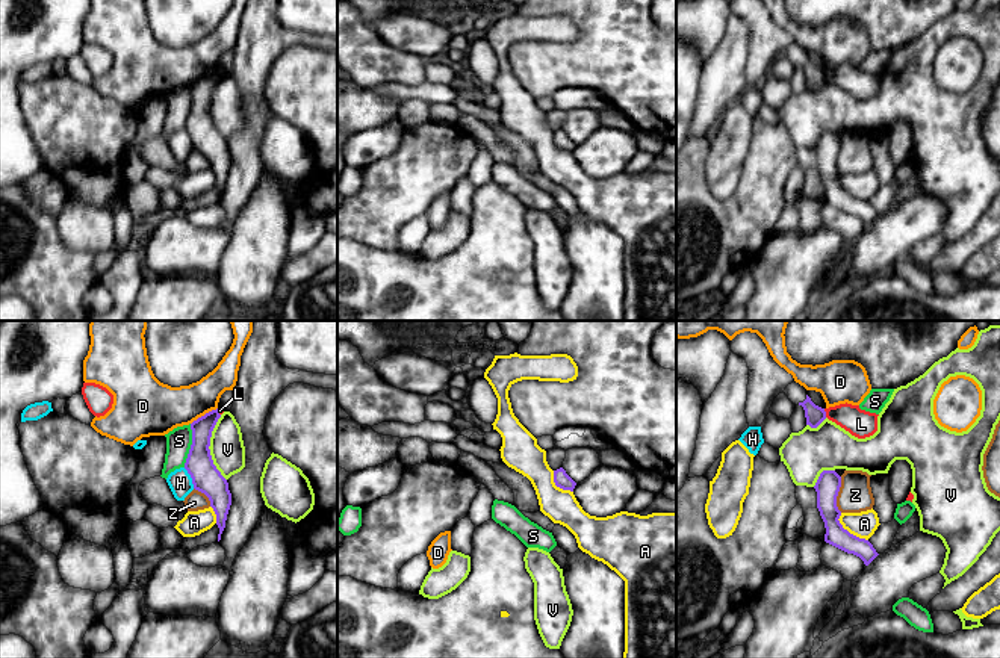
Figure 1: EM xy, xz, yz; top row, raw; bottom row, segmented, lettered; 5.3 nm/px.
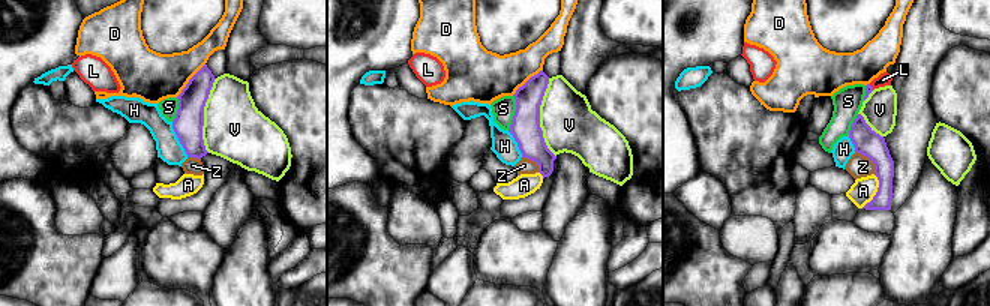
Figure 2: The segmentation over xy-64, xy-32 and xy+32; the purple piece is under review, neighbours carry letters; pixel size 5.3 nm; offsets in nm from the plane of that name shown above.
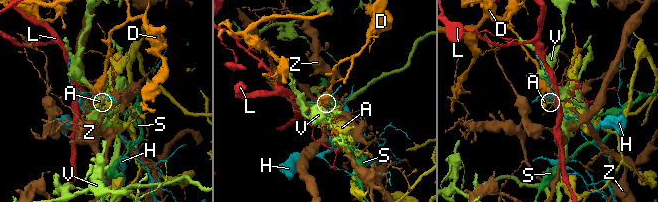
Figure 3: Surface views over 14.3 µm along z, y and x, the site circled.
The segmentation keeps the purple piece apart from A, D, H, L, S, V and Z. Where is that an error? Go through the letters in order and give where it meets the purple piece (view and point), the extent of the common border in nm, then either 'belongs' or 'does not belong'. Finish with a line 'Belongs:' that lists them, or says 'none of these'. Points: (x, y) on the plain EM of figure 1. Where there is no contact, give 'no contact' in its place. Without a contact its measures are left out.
A: contact yz (847, 192); length 220 nm; does not belong
D: contact xy (204, 76); length 170 nm; does not belong
H: contact xy (191, 138); length 130 nm; does not belong
L: contact yz (825, 74); length 50 nm; does not belong
S: contact xy (191, 106); length 240 nm; does not belong
V: contact xy (208, 109); length 360 nm; does not belong
Z: contact yz (837, 156); length 190 nm; does not belong
Belongs: none of these

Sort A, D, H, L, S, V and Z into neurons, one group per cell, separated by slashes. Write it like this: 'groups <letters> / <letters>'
groups A / D / H / L / S / V / Z

